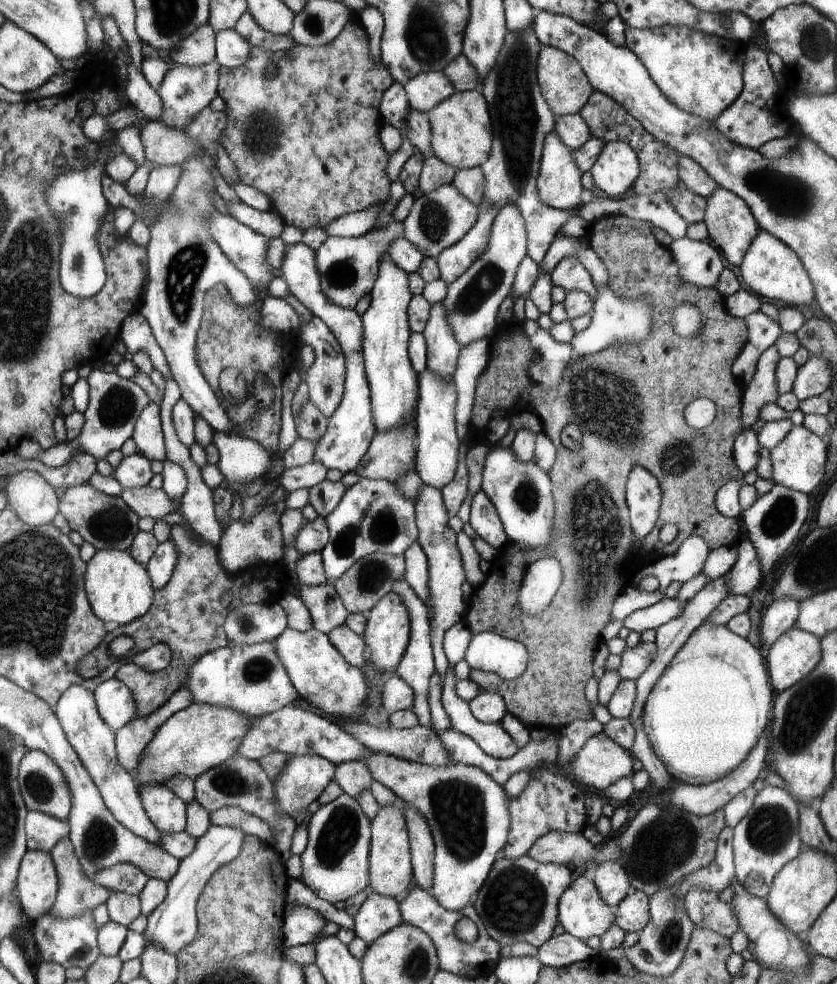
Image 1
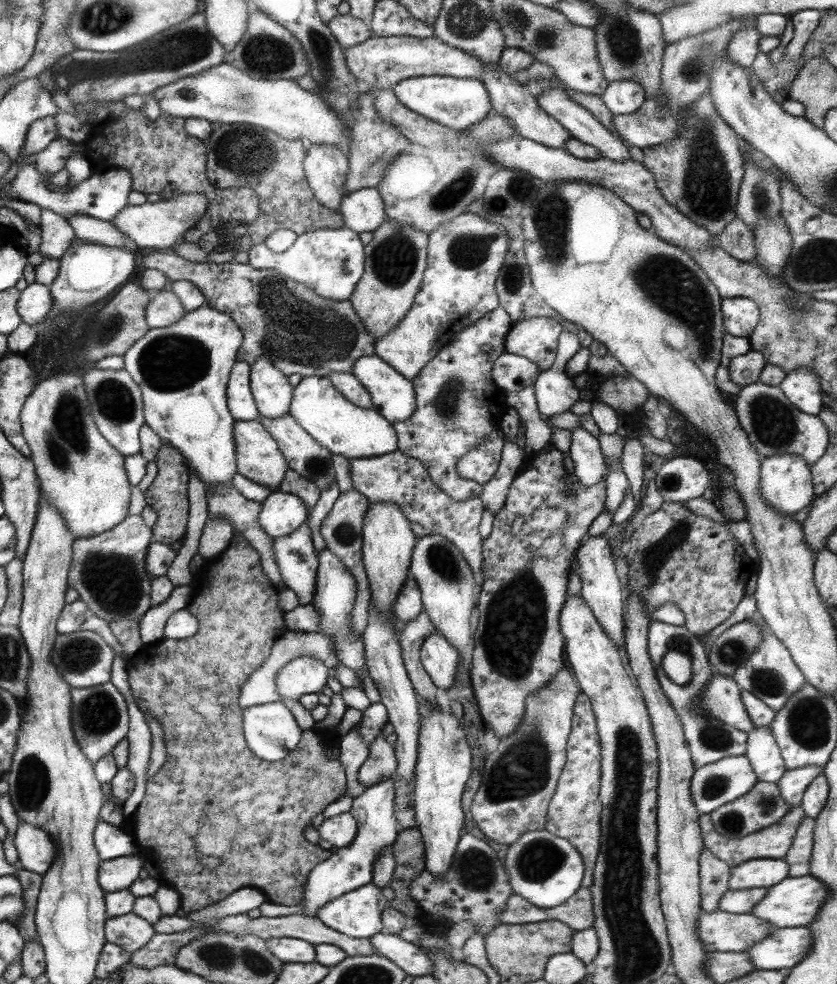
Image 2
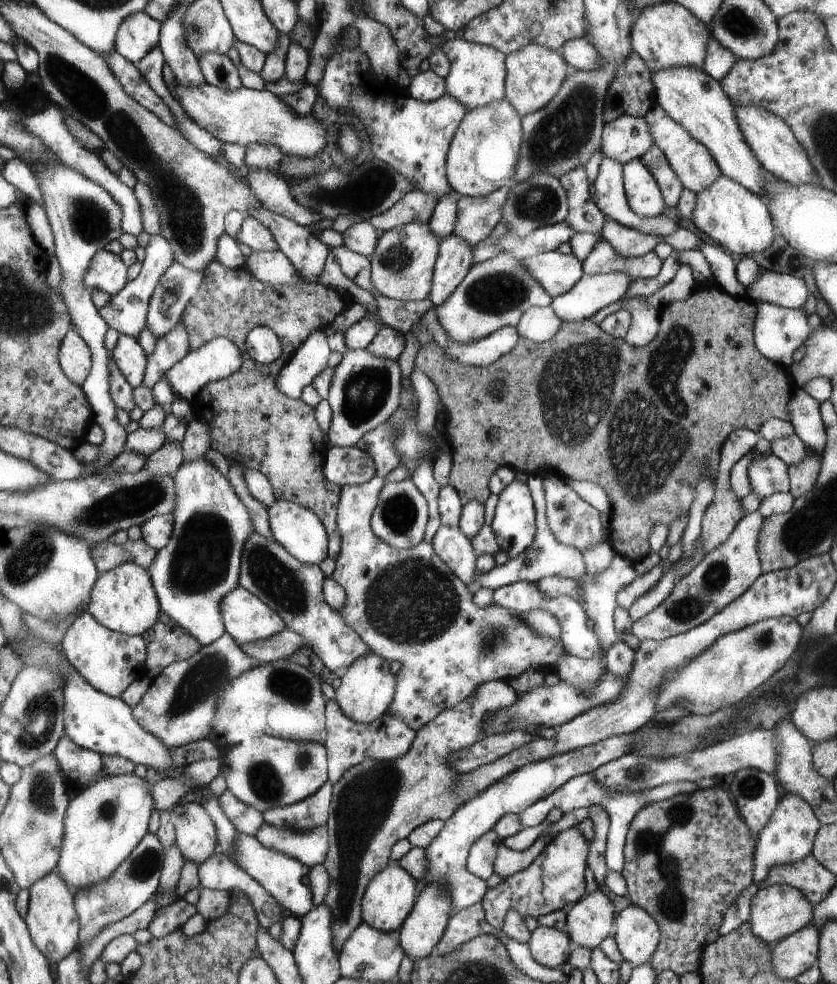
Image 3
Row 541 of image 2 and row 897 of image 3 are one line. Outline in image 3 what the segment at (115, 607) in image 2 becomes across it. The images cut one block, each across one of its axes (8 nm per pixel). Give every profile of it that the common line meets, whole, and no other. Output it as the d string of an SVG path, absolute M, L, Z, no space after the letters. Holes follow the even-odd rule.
M145 834L143 840L121 862L121 866L113 872L109 880L101 882L91 892L81 892L81 894L75 892L75 912L79 916L79 926L81 926L77 936L77 948L89 942L103 926L111 922L119 922L121 918L137 910L141 904L145 904L149 898L153 898L161 882L163 856L165 856L165 848L163 848L163 842L157 838L157 834Z

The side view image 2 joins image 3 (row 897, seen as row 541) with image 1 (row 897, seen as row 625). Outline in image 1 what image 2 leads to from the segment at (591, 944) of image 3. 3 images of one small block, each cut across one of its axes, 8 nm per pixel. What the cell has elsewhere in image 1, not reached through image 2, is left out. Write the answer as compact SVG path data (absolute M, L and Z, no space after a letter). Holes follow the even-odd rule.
M607 860L603 864L597 864L593 872L593 884L603 904L611 908L615 908L625 898L627 888L631 886L627 872L623 870L623 866L617 860Z

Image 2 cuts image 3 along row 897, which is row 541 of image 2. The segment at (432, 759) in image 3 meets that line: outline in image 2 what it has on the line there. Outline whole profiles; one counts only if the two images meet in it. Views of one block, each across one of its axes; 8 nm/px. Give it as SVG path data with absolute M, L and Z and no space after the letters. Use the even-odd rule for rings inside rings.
M349 490L339 494L339 498L335 500L333 508L329 510L329 514L323 518L321 522L321 536L327 544L327 550L331 550L337 558L341 558L341 562L347 566L347 570L353 574L355 578L355 592L357 592L357 600L353 606L353 630L357 634L363 634L367 628L367 614L371 608L371 590L369 590L369 576L365 572L365 564L363 564L363 524L365 524L365 514L369 512L369 498L357 490Z

